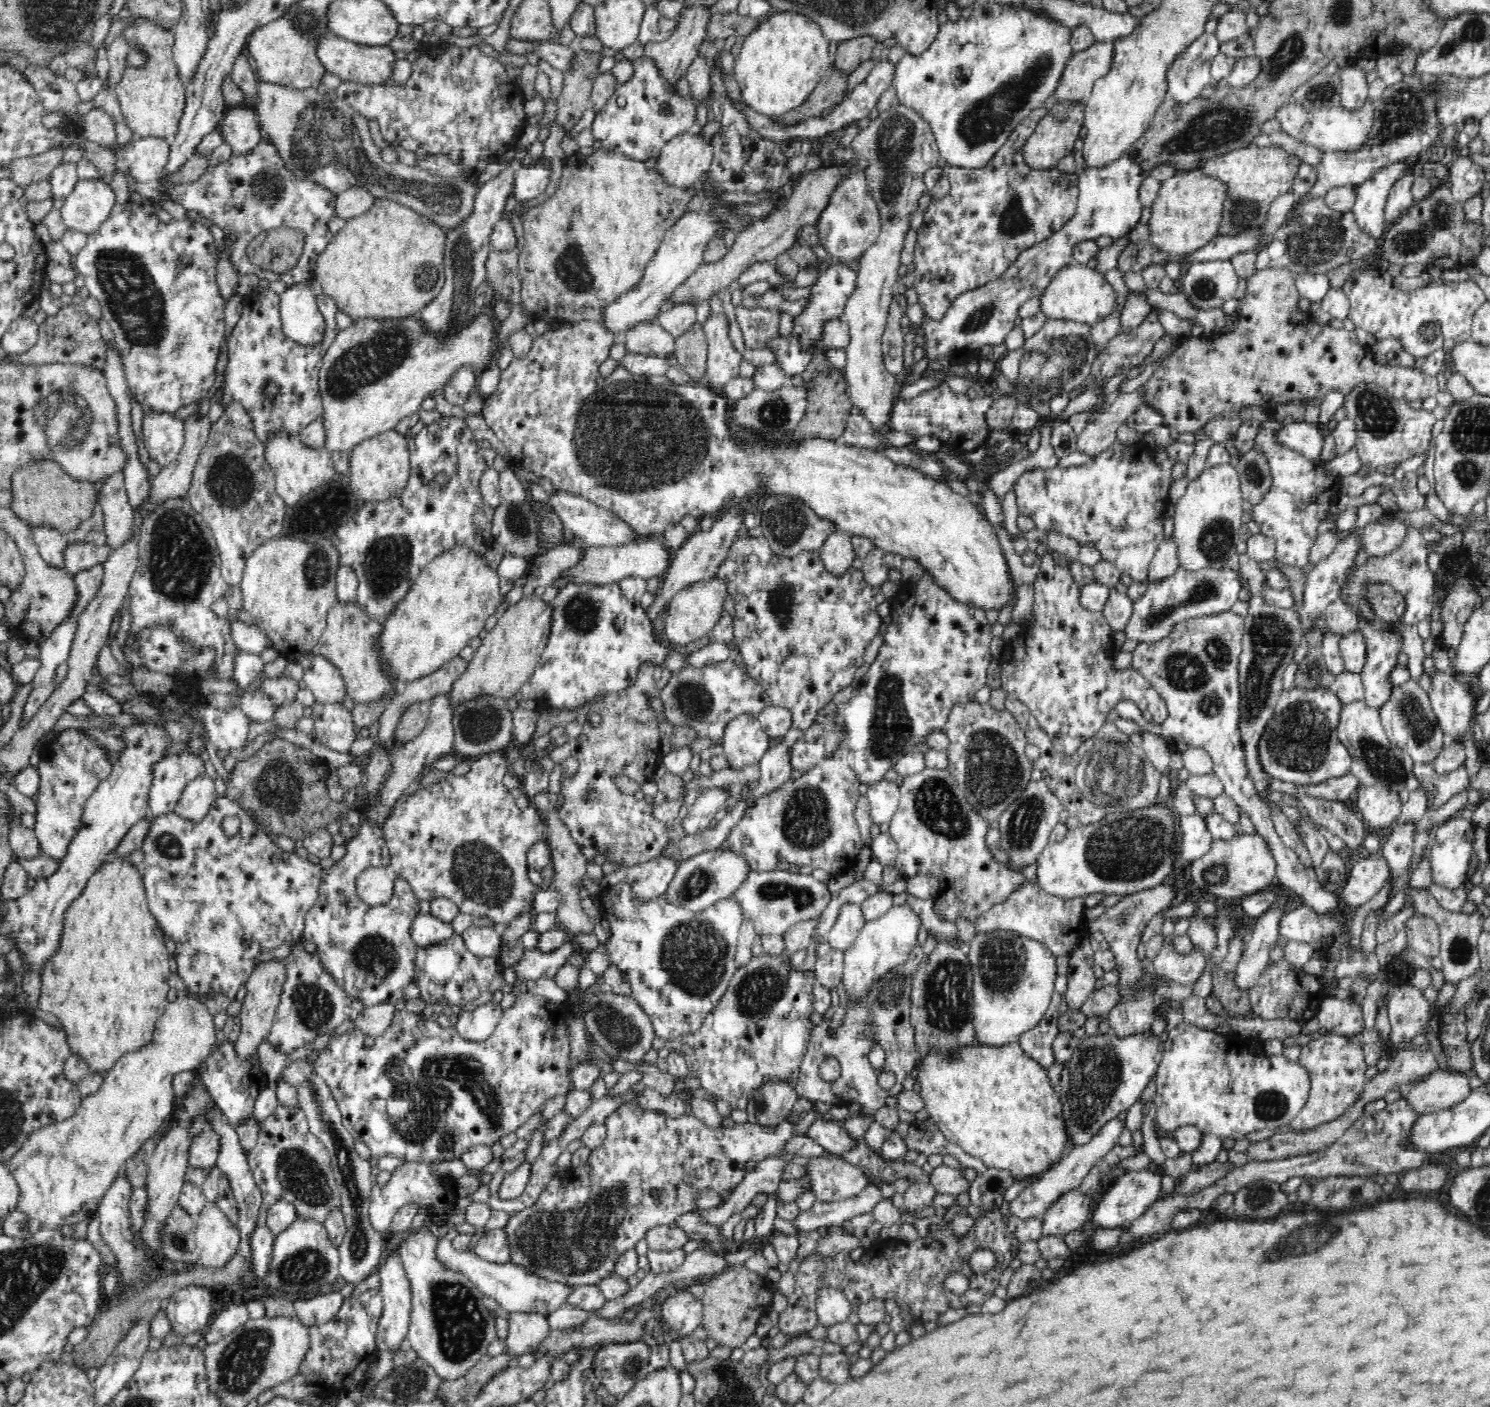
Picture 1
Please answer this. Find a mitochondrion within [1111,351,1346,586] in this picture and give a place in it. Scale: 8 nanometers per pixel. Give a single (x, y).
(1216, 537)

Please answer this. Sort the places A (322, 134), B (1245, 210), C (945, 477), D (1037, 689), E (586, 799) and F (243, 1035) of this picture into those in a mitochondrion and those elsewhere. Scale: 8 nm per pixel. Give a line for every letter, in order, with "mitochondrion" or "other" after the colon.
A: mitochondrion
B: mitochondrion
C: other
D: other
E: mitochondrion
F: other

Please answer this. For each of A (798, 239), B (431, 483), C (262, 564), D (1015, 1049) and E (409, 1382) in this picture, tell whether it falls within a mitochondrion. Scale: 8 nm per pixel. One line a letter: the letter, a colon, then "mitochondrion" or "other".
A: other
B: other
C: other
D: other
E: mitochondrion

